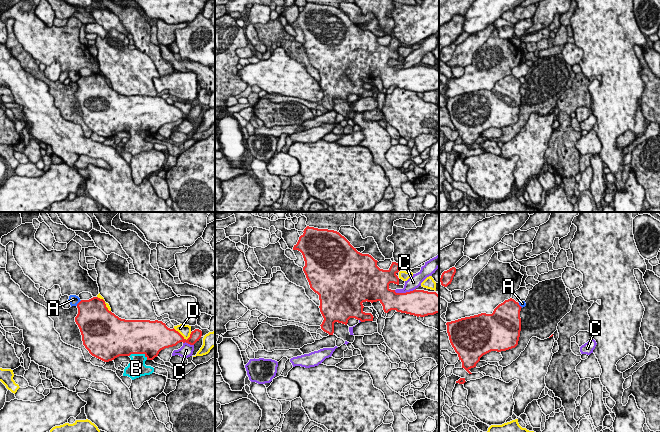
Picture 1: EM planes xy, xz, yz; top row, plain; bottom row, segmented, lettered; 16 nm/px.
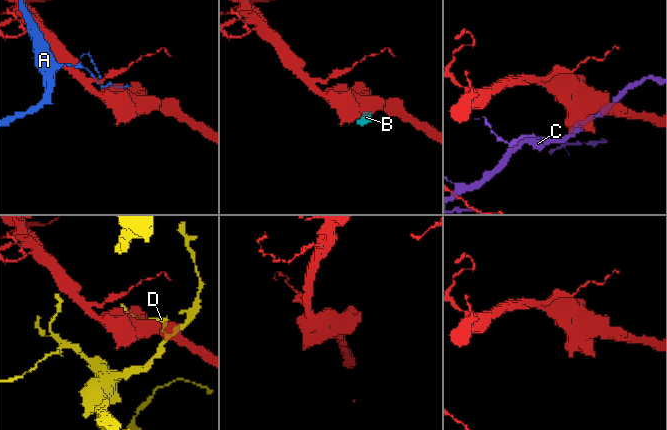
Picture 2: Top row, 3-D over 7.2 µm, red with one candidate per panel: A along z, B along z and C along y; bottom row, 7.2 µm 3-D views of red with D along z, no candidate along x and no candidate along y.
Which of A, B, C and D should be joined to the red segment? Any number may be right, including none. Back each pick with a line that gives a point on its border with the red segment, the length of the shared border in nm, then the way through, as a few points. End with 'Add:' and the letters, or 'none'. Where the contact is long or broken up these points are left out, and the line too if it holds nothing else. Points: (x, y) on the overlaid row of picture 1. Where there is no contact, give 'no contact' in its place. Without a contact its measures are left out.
B: xy (139, 353) | 320 nm
Add: B

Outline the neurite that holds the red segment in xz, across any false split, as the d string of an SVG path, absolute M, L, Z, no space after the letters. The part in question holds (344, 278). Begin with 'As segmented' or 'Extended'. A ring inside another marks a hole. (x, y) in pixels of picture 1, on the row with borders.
As segmented. M307 226L303 232L293 250L298 250L303 255L303 271L310 288L319 295L319 308L324 318L320 326L329 335L334 333L335 322L347 325L350 318L361 322L373 321L373 315L363 311L362 303L366 301L379 301L385 313L396 310L417 317L439 313L439 295L436 292L415 289L406 293L396 293L389 288L390 283L399 285L396 275L400 268L398 263L392 262L388 270L380 269L377 260L369 254L358 252L344 236L334 230Z

